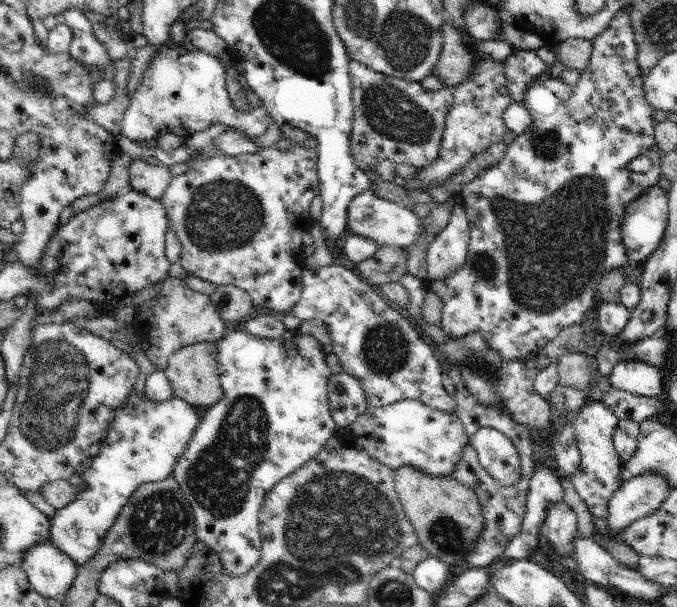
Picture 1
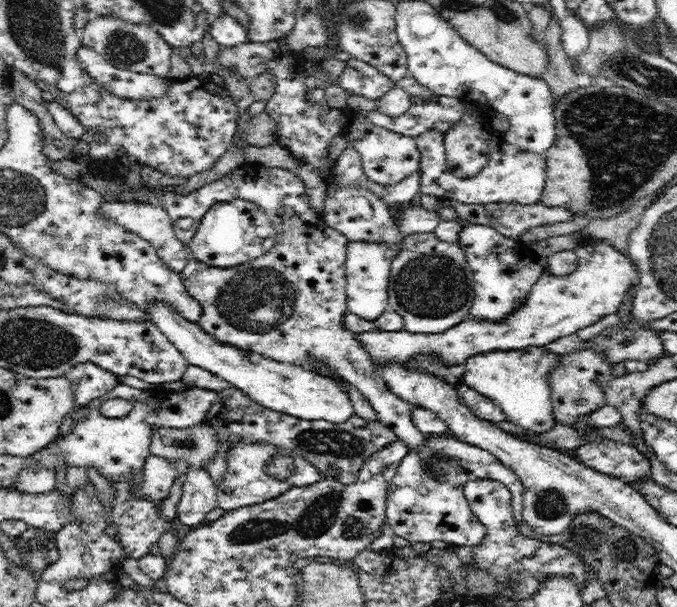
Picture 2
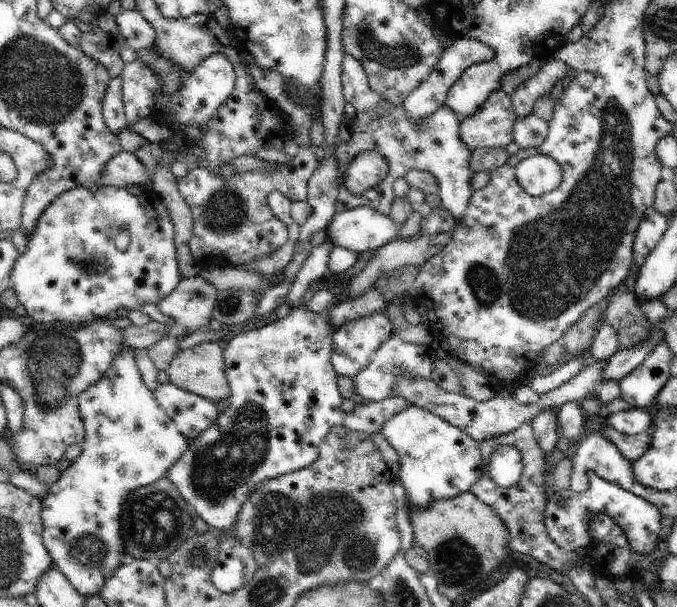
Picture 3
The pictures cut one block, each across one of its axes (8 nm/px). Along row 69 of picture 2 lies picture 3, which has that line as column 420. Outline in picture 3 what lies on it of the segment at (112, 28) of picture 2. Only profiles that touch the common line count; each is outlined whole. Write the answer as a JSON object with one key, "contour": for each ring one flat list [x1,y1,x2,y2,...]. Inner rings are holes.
{"contour":[[345,53,341,64,341,85,344,97,344,116,340,120,338,130,338,148,336,148,336,160,338,160,338,172,344,176,346,166,362,154,374,150,384,156,388,166,388,176,362,196,354,196,344,188,344,178,338,179,338,196,336,196,336,210,338,213,354,210,358,206,368,206,372,210,378,210,380,214,388,216,393,205,394,190,392,186,398,178,402,178,412,168,427,170,434,175,439,182,438,196,441,206,448,208,456,222,460,222,466,214,467,204,474,194,472,178,474,170,470,168,470,160,474,154,472,148,464,146,460,140,460,122,456,112,448,106,440,106,428,120,422,120,420,124,414,124,408,118,408,112,404,105,393,105,388,99,384,100,378,92,370,88,368,76,364,66,348,53]]}

